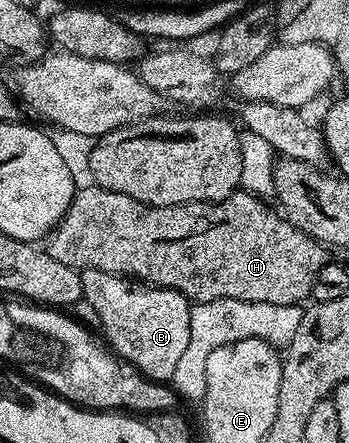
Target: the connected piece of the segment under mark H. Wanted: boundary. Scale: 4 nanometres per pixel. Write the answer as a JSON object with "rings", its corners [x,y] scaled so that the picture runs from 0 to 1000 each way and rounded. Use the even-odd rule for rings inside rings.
{"rings":[[[252,413],[252,420],[221,424],[212,449],[201,458],[201,467],[189,476],[189,485],[175,494],[160,508],[160,515],[138,528],[132,537],[132,567],[143,576],[143,585],[166,585],[166,594],[189,594],[189,603],[212,603],[232,612],[244,607],[278,607],[281,612],[304,612],[307,616],[324,616],[341,625],[364,625],[370,630],[387,630],[393,634],[410,634],[418,643],[450,643],[458,652],[496,652],[521,664],[524,670],[536,670],[542,682],[570,684],[576,679],[622,679],[645,670],[648,675],[682,675],[685,679],[736,679],[739,684],[785,684],[788,688],[860,688],[862,684],[880,682],[894,666],[894,641],[900,639],[900,621],[911,621],[911,612],[923,607],[928,598],[943,596],[946,571],[931,555],[920,553],[914,544],[900,542],[888,530],[877,530],[865,521],[854,521],[842,515],[831,501],[814,497],[811,488],[777,460],[768,465],[771,456],[765,451],[748,449],[713,436],[708,431],[679,431],[665,436],[648,449],[633,454],[570,454],[567,458],[544,458],[542,463],[490,463],[487,467],[453,467],[450,463],[421,463],[407,458],[395,449],[384,449],[372,440],[338,440],[338,431],[304,431],[287,424],[284,418],[272,413]]]}

